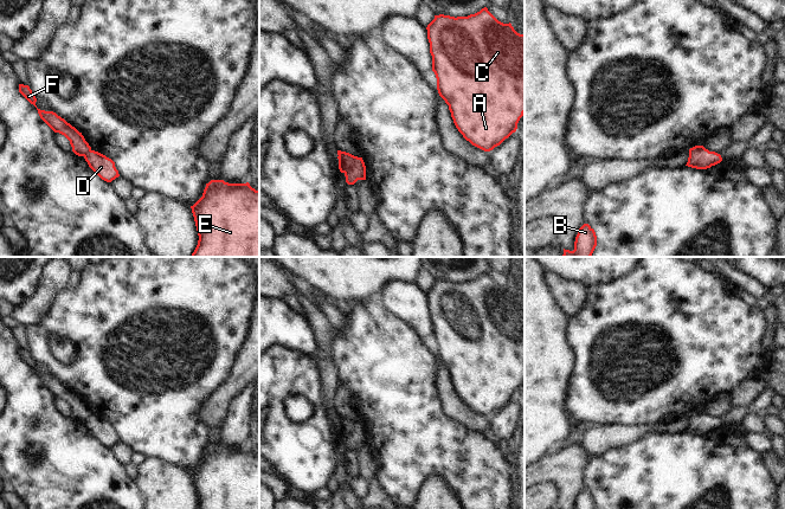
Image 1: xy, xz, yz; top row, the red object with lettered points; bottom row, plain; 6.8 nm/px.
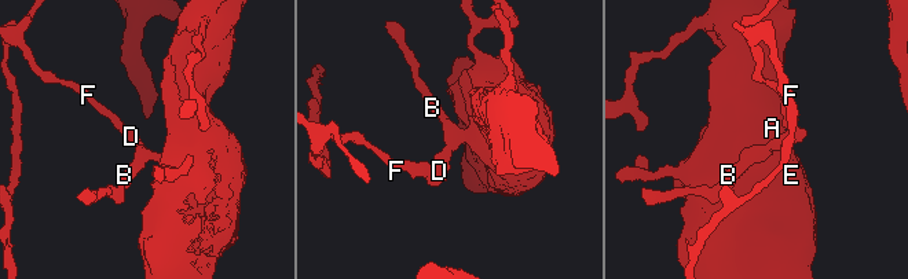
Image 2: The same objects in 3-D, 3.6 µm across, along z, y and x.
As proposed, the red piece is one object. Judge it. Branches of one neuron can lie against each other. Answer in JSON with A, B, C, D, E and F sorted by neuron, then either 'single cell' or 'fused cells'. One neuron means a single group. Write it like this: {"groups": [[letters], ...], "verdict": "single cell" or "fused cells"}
{"groups": [["A", "B", "C", "D", "E"], ["F"]], "verdict": "fused cells"}

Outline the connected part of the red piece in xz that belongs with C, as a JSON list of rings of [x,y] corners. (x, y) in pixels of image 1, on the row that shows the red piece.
[[[487,7],[468,17],[435,15],[426,30],[437,90],[449,105],[456,128],[472,146],[493,150],[516,131],[525,114],[525,34],[517,33],[510,22],[498,21]]]

